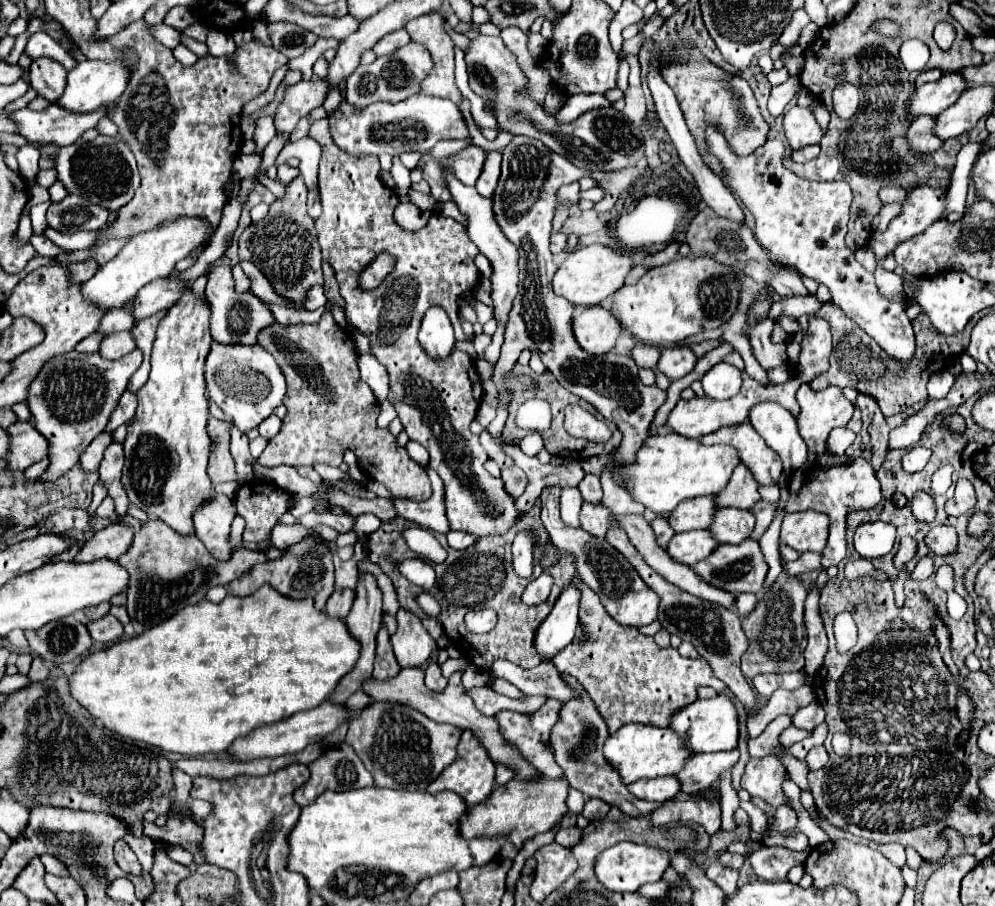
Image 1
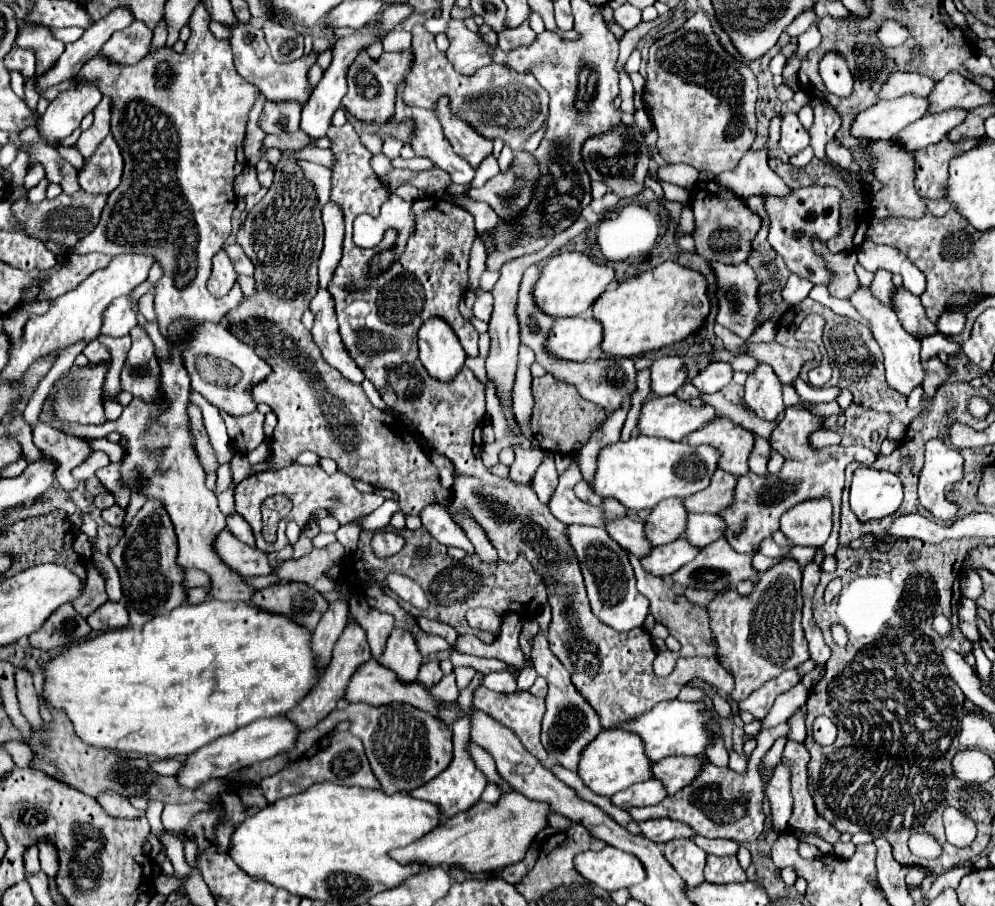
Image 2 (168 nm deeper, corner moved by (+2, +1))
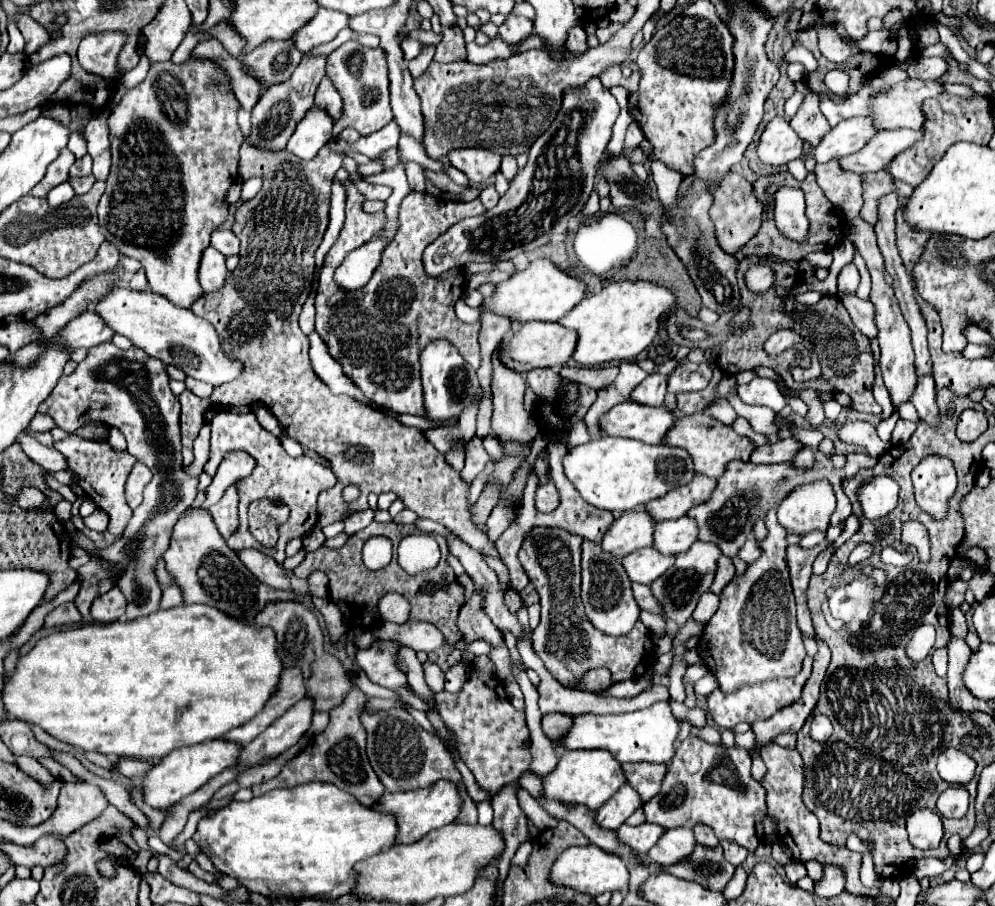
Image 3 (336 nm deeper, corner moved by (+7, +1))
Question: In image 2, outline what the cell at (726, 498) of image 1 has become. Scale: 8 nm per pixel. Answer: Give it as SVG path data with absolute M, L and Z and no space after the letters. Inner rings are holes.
M717 470L713 474L709 488L683 500L685 510L687 512L711 512L711 514L725 510L733 502L735 484L737 484L737 476L727 474L723 470Z

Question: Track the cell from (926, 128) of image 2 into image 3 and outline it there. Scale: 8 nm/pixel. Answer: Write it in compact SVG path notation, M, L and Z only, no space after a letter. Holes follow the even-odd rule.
M898 128L898 130L886 130L874 136L868 146L858 150L852 156L844 156L840 160L840 166L844 170L856 172L856 174L868 174L868 172L880 172L890 166L890 162L910 148L914 142L918 142L924 136L922 130L910 130L910 128Z

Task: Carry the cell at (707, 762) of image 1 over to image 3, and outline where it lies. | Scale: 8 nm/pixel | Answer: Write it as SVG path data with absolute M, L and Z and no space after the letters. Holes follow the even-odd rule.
M630 762L630 764L622 764L626 776L628 776L628 784L632 784L644 802L652 800L660 788L662 788L662 780L668 772L666 764L648 764L648 762Z

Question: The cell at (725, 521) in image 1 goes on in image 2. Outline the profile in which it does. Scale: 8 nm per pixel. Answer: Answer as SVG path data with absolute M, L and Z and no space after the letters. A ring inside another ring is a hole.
M689 514L687 520L687 530L685 530L685 540L689 540L689 544L693 546L707 546L713 540L721 538L725 532L725 522L713 514Z

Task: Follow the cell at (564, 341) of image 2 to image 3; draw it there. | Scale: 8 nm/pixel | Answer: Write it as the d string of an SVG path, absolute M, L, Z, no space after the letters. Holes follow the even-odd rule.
M526 322L516 336L502 342L500 360L508 368L512 368L520 374L526 374L532 368L564 366L564 364L568 364L568 360L572 358L572 354L576 350L576 340L578 340L576 332L560 326L558 322Z

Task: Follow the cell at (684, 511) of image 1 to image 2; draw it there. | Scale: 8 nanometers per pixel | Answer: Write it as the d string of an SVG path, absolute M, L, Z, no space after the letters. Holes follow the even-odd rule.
M669 498L657 504L657 508L651 510L651 514L645 518L645 538L653 546L669 544L677 540L685 530L687 512L683 506L683 500Z

